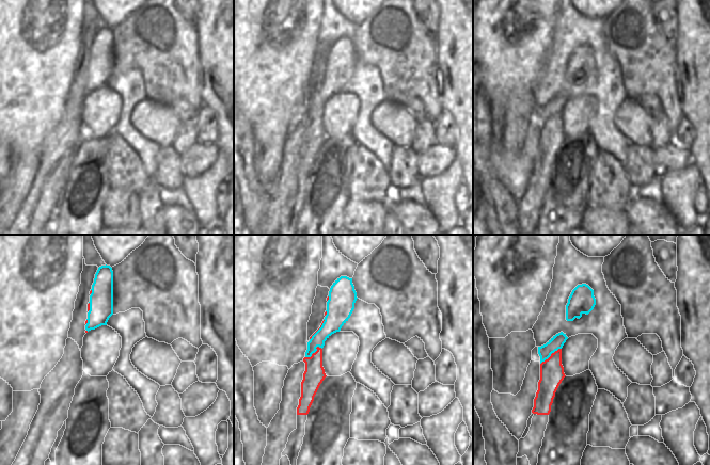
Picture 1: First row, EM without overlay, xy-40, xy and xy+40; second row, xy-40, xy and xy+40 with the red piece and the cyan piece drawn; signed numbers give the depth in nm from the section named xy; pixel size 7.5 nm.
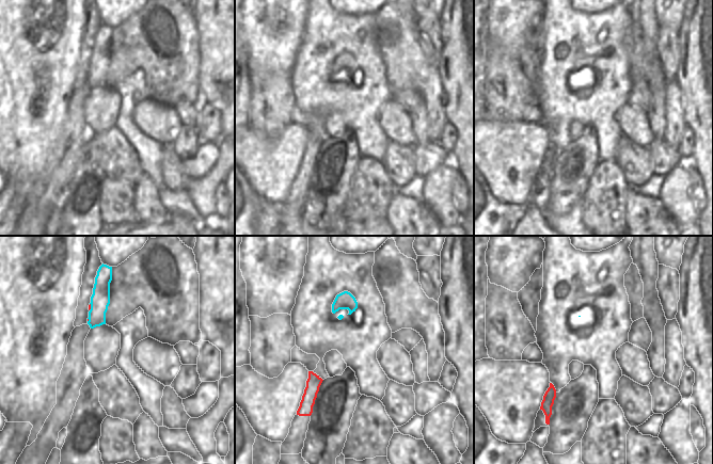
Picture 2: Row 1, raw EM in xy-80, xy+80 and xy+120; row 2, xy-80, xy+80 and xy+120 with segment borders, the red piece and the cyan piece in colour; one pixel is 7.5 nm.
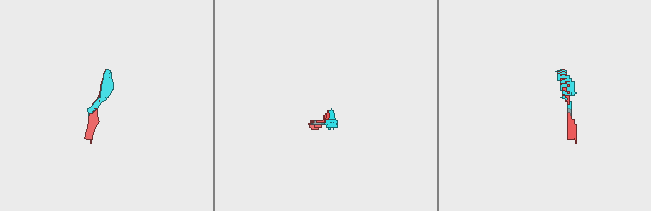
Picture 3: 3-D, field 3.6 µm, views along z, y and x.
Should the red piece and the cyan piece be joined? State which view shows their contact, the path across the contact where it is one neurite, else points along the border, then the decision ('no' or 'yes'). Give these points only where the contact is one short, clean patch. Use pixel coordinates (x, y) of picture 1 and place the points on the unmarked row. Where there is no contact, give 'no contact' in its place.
xy+40 | no

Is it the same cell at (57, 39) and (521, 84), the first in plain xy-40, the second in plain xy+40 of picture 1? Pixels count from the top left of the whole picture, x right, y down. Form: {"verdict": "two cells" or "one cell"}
{"verdict": "one cell"}

